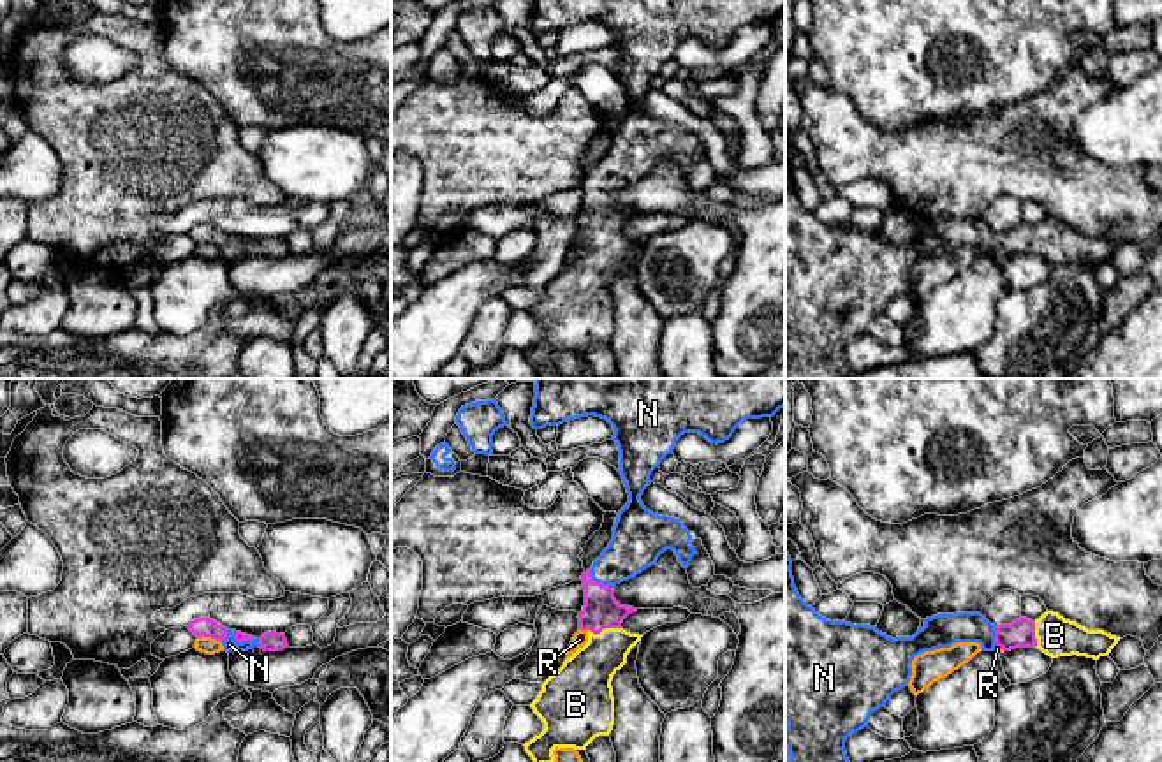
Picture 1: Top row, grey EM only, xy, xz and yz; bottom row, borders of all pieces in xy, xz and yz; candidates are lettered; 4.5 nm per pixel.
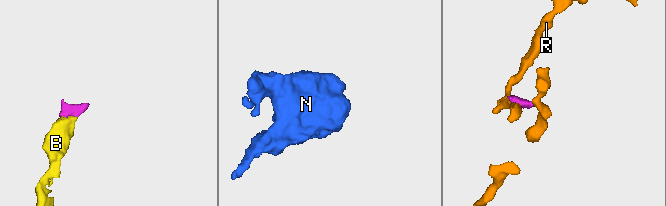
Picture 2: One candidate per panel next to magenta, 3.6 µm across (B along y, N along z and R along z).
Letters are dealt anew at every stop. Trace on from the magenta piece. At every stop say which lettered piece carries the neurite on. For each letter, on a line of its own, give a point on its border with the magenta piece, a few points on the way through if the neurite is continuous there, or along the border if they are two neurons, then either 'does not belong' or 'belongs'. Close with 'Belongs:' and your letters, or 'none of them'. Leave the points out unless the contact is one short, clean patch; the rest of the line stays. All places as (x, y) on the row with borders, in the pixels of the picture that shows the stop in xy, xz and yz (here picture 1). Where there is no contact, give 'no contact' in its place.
B: meets magenta in xz at (604, 627); runs through xz (601, 609), (604, 627), (604, 653), (585, 678); belongs
N: meets magenta in xz at (599, 583); runs through xz (601, 609), (599, 583), (636, 544); belongs
R: meets magenta in xy at (210, 636); border along xy (198, 636), (208, 636), (220, 643); does not belong
Belongs: B, N

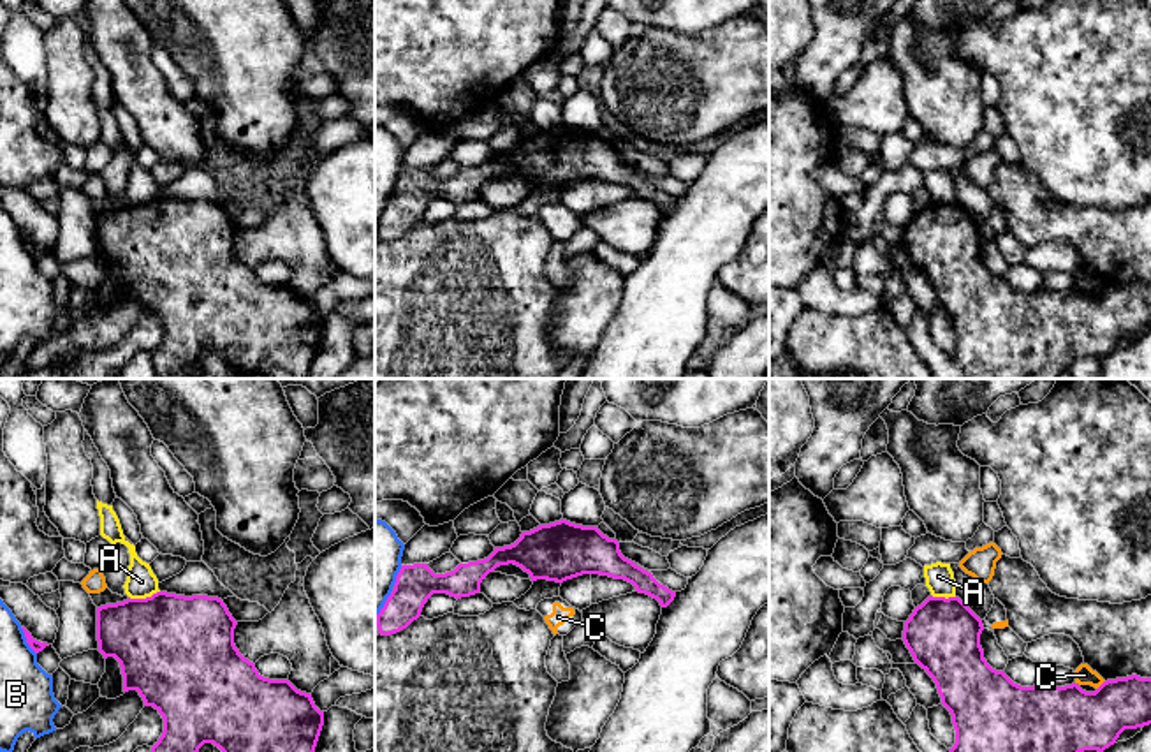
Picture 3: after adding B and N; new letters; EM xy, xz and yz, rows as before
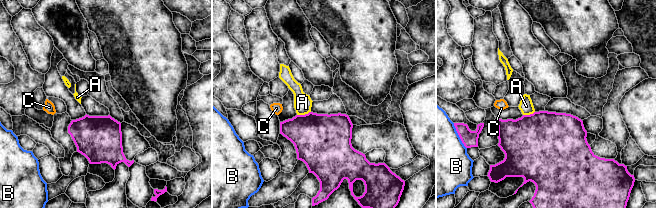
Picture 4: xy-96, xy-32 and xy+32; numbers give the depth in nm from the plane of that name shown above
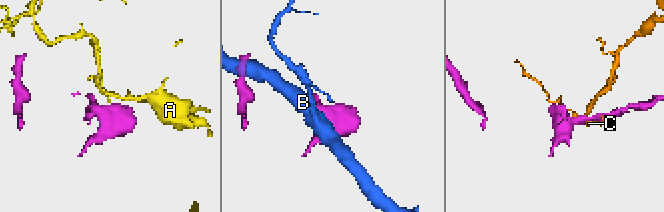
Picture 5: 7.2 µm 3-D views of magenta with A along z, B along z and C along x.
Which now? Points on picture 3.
A: meets magenta in xy at (146, 597); does not belong
B: meets magenta in xy at (27, 641); does not belong
C: meets magenta in yz at (1100, 685); does not belong
Belongs: none of them

